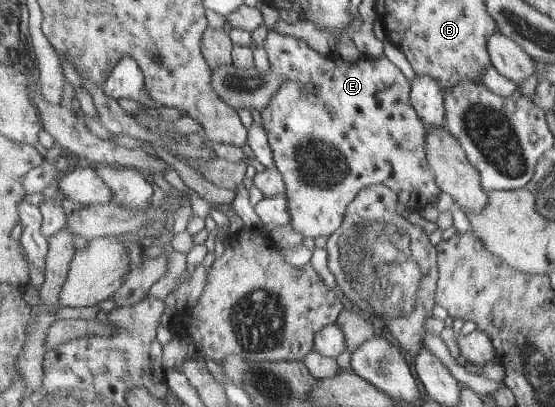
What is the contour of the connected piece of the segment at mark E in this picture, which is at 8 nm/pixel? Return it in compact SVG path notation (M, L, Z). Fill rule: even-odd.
M274 30L268 32L264 46L266 48L269 59L271 60L271 67L276 71L282 72L284 76L284 83L282 87L276 91L273 101L270 101L268 108L262 112L261 123L268 133L269 143L273 149L273 156L275 159L273 168L282 175L284 187L286 187L286 201L290 201L290 219L292 223L290 228L298 231L306 237L316 238L322 235L332 235L334 231L338 231L338 227L342 225L342 221L346 221L345 215L349 205L356 199L360 191L368 186L374 184L384 184L390 189L393 189L400 197L400 203L408 205L408 207L418 207L424 209L429 204L438 201L442 188L438 186L436 181L435 171L430 166L428 161L428 152L426 147L426 135L428 135L427 124L421 119L419 112L416 111L414 105L411 103L412 95L412 81L398 70L398 65L394 65L390 59L383 56L378 58L367 58L362 56L357 62L348 62L343 60L334 61L326 54L322 54L315 49L312 49L304 39L299 39L298 36L277 33ZM308 85L316 85L318 87L318 96L308 98L304 97L304 87Z

